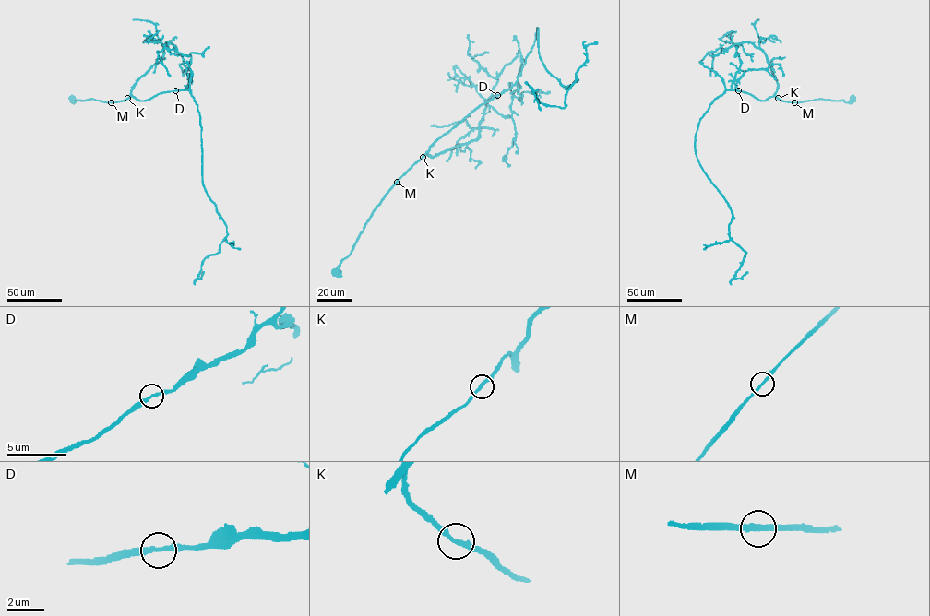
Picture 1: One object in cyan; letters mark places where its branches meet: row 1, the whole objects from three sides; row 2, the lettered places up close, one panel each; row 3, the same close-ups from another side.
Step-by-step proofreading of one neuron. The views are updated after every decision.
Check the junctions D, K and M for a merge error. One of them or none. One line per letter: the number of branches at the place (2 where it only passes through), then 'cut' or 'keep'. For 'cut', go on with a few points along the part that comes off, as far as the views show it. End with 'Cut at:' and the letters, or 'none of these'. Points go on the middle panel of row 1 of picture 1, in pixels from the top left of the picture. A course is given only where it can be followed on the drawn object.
D: 2 | keep
K: 2 | keep
M: 2 | keep
Cut at: none of these

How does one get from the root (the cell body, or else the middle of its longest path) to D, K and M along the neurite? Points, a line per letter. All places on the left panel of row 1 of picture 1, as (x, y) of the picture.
D: (71, 98), (74, 102), (89, 99), (113, 102), (124, 100), (131, 94), (146, 100), (160, 93), (175, 90)
K: (71, 98), (74, 102), (89, 99), (116, 102), (127, 98)
M: (71, 98), (74, 102), (89, 99), (111, 102)

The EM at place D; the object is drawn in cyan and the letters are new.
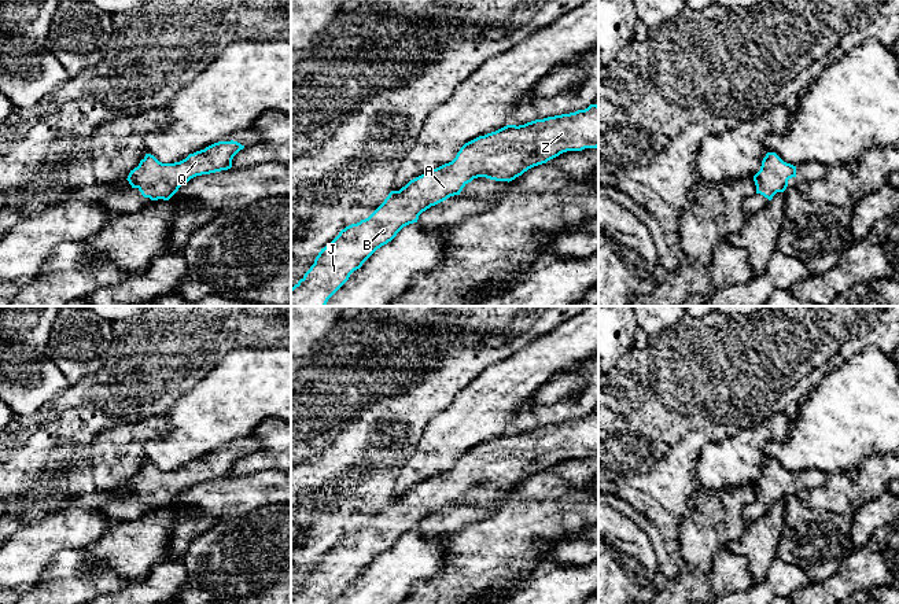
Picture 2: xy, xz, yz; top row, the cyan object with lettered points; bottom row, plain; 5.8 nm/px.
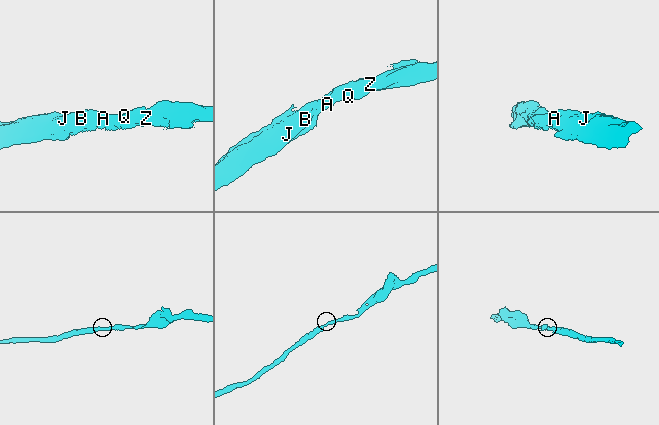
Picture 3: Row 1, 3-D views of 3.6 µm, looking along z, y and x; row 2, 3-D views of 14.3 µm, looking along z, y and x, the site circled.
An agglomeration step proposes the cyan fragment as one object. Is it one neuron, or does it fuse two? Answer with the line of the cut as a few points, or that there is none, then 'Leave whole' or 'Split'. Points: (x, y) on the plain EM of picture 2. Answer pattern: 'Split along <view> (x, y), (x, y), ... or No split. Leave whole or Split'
No split. Leave whole

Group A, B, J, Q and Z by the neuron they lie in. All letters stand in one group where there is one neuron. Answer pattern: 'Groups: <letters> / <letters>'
Groups: A B J Q Z

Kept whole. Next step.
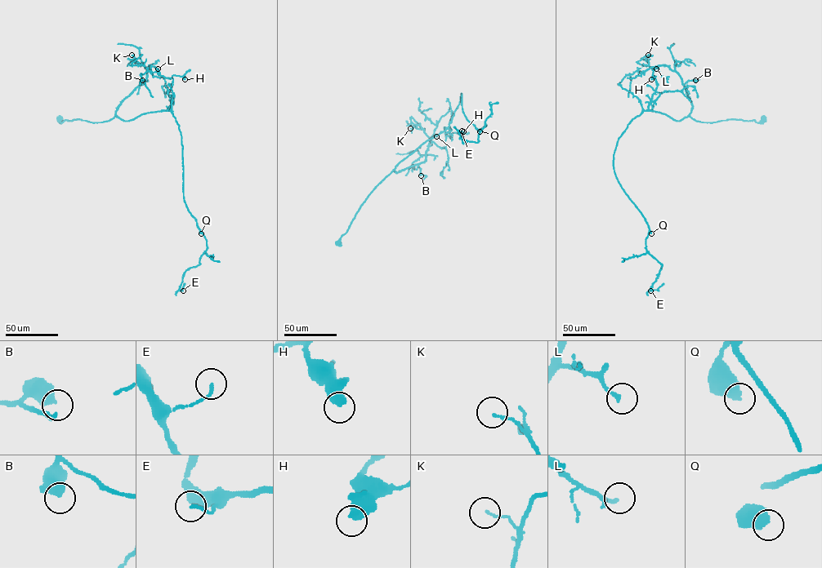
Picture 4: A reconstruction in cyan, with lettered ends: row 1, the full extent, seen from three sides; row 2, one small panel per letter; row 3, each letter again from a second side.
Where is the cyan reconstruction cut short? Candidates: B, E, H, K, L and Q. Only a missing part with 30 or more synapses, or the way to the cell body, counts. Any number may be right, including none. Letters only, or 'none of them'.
H

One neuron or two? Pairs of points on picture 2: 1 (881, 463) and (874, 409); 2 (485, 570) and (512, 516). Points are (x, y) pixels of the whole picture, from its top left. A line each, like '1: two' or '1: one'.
1: two
2: one

